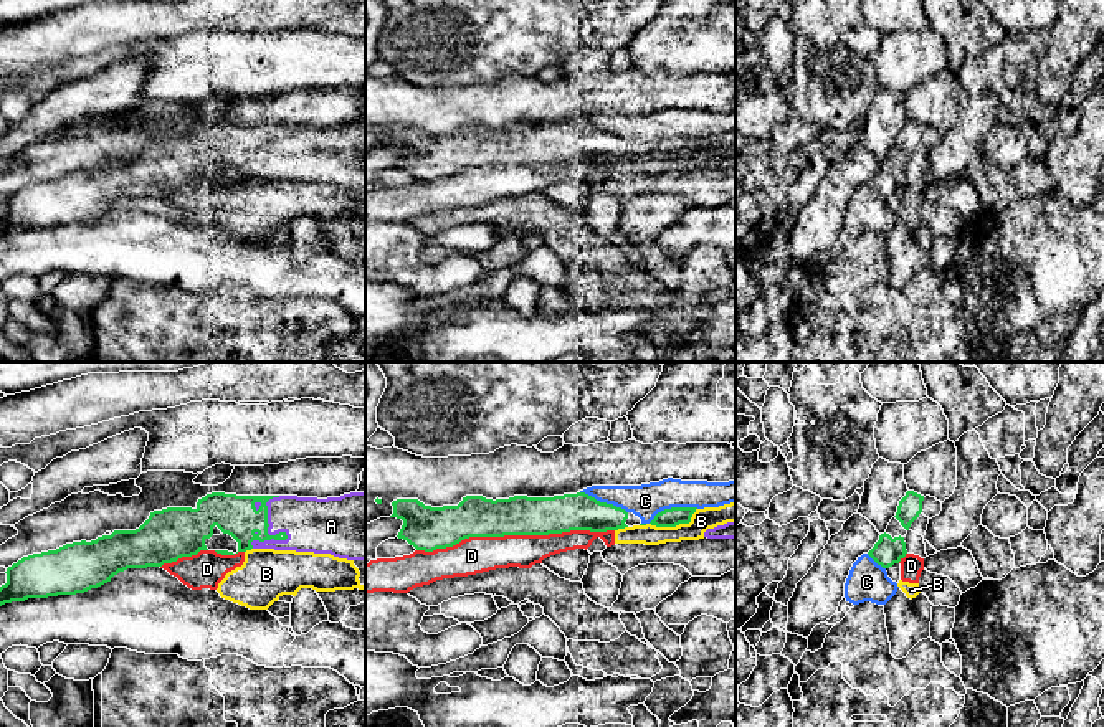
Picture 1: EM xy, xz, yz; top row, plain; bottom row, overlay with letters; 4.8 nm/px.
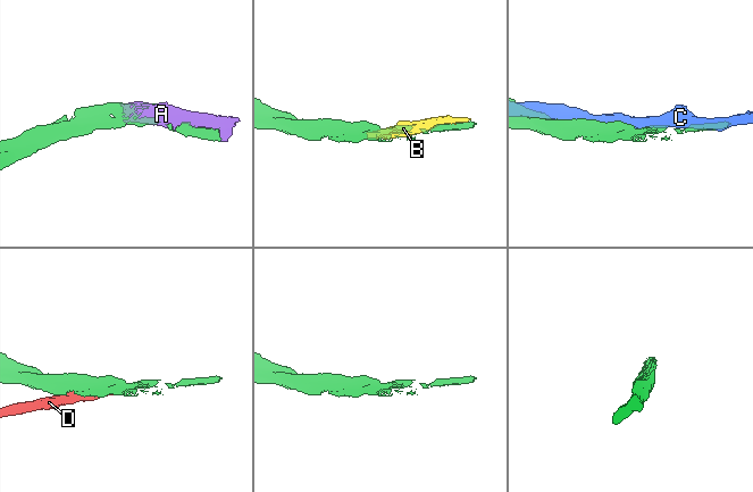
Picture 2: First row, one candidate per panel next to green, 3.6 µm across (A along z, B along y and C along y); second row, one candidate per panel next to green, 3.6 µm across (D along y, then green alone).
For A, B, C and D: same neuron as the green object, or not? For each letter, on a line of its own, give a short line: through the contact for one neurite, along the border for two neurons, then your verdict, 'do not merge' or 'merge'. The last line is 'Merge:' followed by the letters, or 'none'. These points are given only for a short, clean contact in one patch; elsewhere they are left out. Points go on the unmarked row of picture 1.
A: merge
B: do not merge
C: do not merge
D: do not merge
Merge: A

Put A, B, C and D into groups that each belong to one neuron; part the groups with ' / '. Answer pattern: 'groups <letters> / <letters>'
groups A / B D / C

